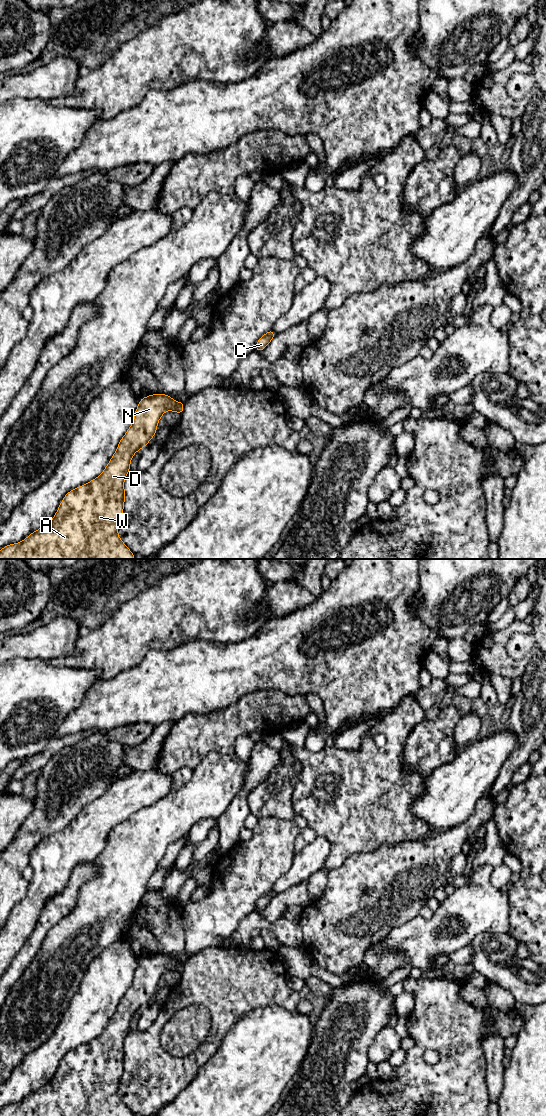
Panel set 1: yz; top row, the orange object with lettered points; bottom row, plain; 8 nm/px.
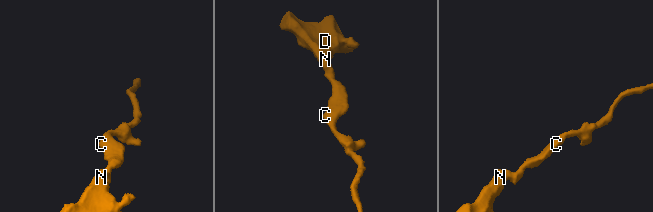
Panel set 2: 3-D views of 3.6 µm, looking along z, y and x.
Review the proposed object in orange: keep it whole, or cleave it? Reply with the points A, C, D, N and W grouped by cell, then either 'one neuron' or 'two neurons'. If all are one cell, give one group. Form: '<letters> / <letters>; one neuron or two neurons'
A C D N W; one neuron

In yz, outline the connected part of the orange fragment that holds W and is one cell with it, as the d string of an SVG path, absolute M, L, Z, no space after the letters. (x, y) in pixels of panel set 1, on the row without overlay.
M160 953L140 959L133 983L121 998L102 1034L67 1052L49 1083L32 1092L22 1102L3 1107L0 1116L134 1116L118 1096L126 1058L124 1040L130 1031L133 1015L155 996L159 979L167 970L182 975L184 961L178 963L169 955Z

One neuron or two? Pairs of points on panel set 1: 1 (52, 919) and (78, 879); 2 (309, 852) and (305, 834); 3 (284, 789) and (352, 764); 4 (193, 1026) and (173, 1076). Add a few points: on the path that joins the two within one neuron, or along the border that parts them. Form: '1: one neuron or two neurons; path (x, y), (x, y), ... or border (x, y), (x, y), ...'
1: one neuron; path (57, 909), (67, 899), (72, 889)
2: two neurons; border (317, 836), (296, 854)
3: two neurons; border (299, 762), (301, 774), (291, 796), (292, 808)
4: two neurons; border (201, 1044), (181, 1057), (170, 1055), (160, 1046)

